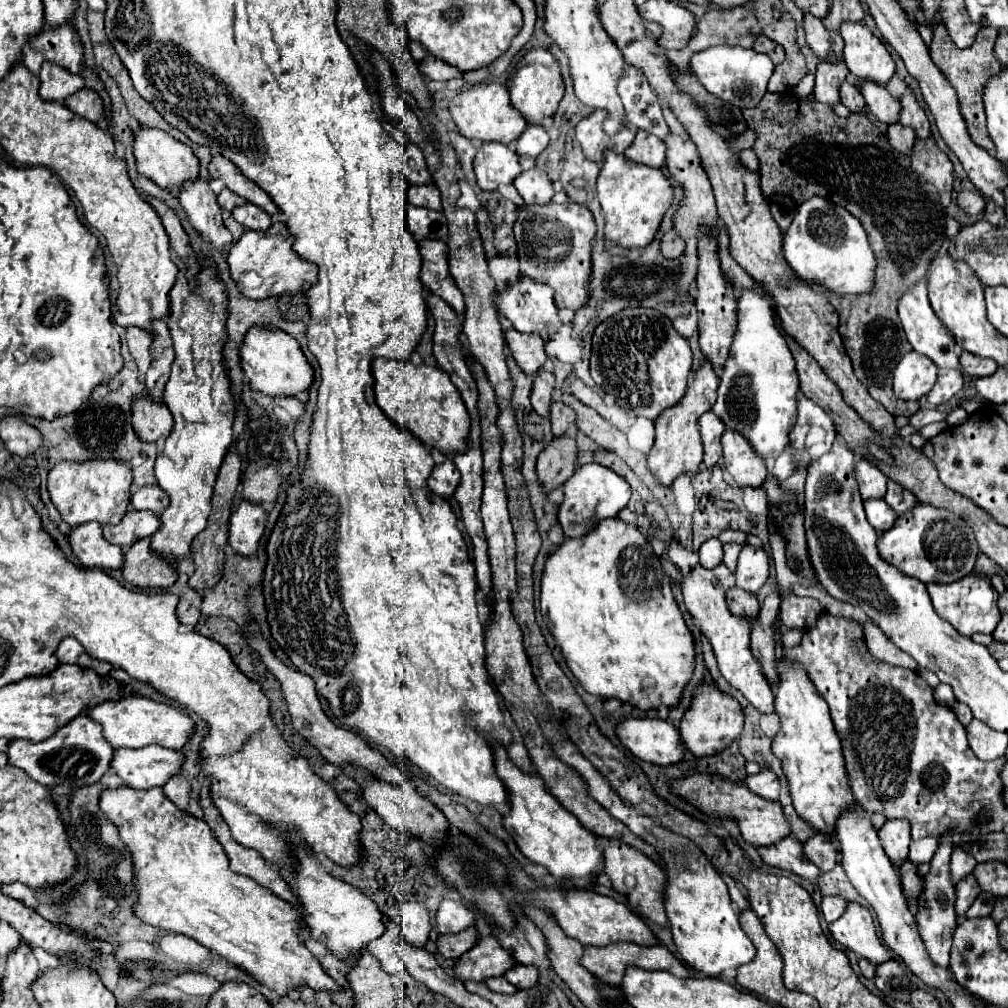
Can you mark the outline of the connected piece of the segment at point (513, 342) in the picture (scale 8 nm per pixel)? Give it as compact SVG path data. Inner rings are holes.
M513 328L507 330L507 344L511 348L511 354L515 362L521 366L521 370L529 376L537 376L537 372L545 366L547 354L545 354L545 342L543 338L537 338L537 334L521 334Z

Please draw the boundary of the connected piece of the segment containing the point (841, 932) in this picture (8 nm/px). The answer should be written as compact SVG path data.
M849 902L843 918L829 924L829 932L841 946L873 964L883 964L891 958L887 946L877 938L873 916L865 906Z

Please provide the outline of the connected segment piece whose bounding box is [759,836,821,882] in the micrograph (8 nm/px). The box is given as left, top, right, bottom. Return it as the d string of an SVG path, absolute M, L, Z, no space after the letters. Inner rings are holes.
M793 836L783 838L781 842L777 842L777 846L759 848L759 856L763 858L765 864L777 866L781 870L789 870L809 882L817 882L817 878L821 876L821 870L805 858L803 844L797 842L797 838Z

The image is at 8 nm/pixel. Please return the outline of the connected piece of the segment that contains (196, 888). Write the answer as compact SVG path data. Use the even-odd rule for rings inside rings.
M129 786L105 788L99 796L99 808L109 818L111 824L119 830L121 842L129 848L133 860L133 890L137 902L133 904L133 914L161 930L185 934L199 944L211 948L229 964L247 970L257 982L273 988L277 994L291 994L295 986L307 982L313 990L339 990L337 982L325 974L315 956L305 948L297 938L295 928L301 924L301 916L289 902L281 900L267 888L259 886L255 880L235 874L229 868L229 860L221 850L221 844L213 838L209 826L191 816L189 812L179 810L161 788L135 790Z

